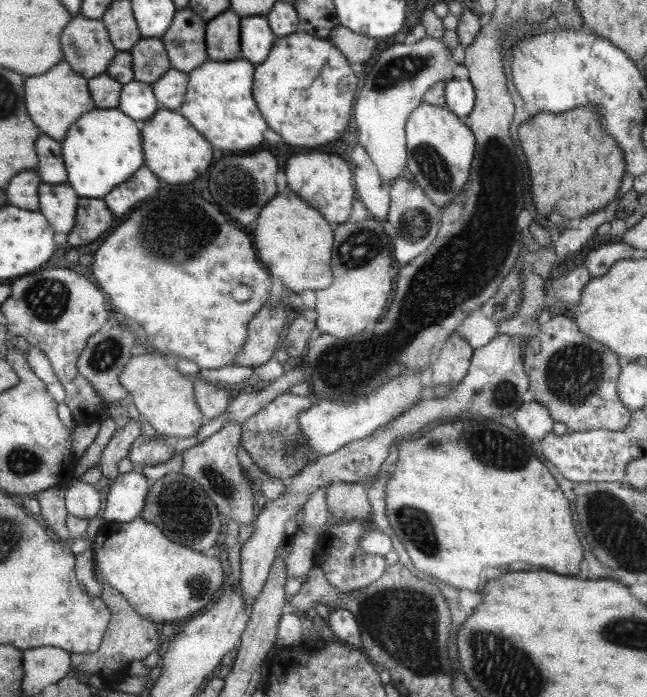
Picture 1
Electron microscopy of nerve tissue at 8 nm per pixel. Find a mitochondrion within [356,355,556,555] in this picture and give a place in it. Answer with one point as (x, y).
(492, 446)

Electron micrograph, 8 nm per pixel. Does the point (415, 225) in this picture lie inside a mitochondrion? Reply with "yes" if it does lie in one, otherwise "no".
yes

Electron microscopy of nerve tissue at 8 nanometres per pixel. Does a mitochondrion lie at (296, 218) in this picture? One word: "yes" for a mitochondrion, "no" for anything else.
no

